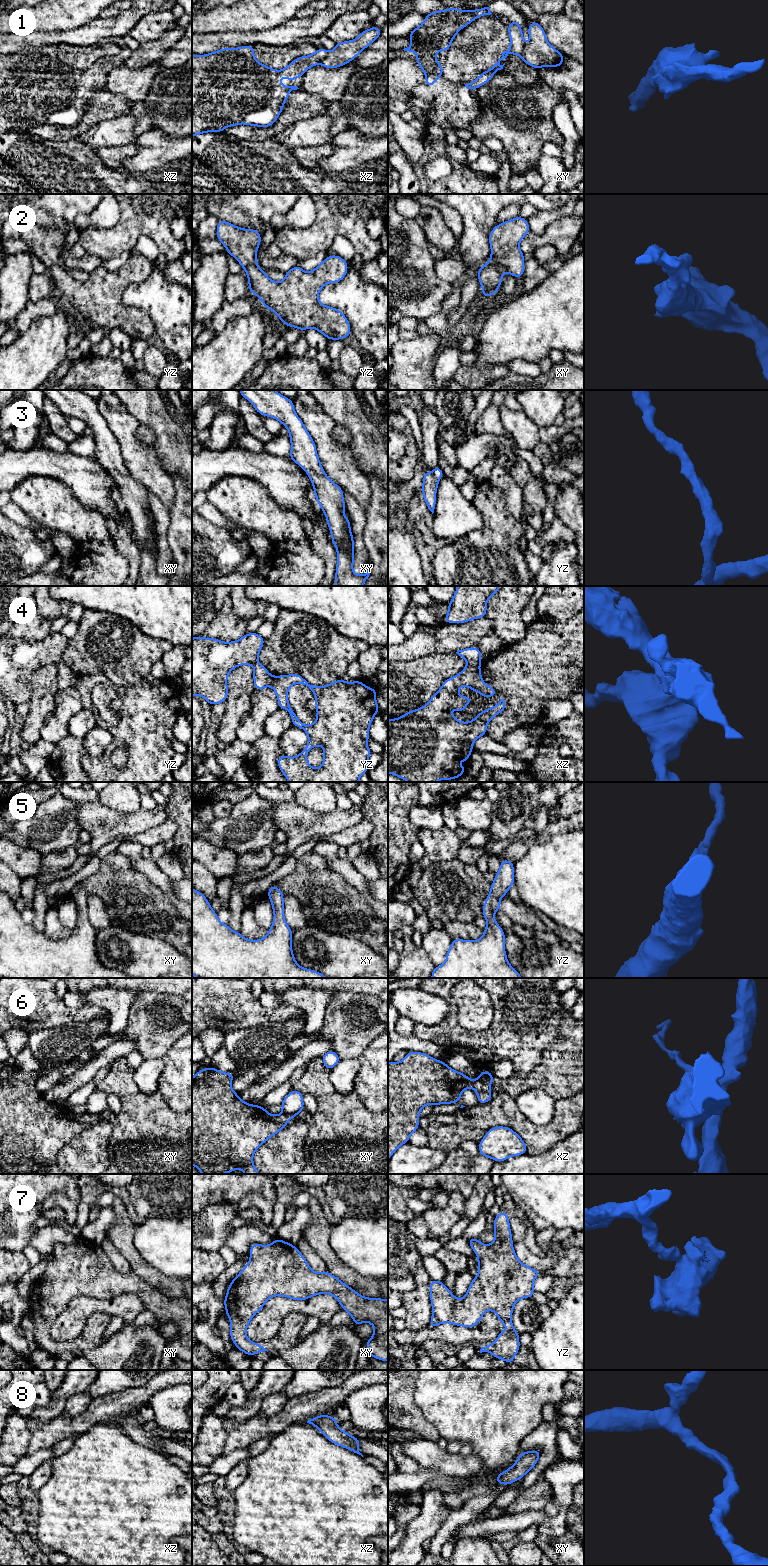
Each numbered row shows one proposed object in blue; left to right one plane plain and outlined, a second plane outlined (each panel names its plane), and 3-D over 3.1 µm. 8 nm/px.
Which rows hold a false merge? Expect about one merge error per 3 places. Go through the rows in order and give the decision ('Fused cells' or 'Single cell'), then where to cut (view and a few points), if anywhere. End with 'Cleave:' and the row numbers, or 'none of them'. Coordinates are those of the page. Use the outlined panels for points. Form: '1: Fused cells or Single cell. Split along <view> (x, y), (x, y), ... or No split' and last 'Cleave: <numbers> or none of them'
1: Fused cells. Split along xz (328, 52), (320, 62)
2: Single cell. No split
3: Single cell. No split
4: Fused cells. Split along xz (467, 665), (479, 666)
5: Single cell. No split
6: Fused cells. Split along xz (478, 1077), (481, 1081), (489, 1084)
7: Single cell. No split
8: Single cell. No split
Cleave: 1, 4, 6

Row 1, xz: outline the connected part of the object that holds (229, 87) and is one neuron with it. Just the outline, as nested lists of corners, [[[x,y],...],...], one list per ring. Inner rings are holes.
[[[252,45],[238,48],[223,48],[205,55],[192,55],[192,137],[208,132],[224,132],[224,129],[239,124],[267,128],[274,124],[281,114],[289,93],[297,86],[281,86],[280,76],[296,80],[307,69],[320,64],[327,55],[325,48],[318,48],[309,56],[300,56],[281,70],[270,68],[254,58]]]

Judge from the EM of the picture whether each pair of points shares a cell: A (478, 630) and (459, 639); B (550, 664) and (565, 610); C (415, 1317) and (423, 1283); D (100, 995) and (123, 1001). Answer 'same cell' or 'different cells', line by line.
A: same cell
B: different cells
C: same cell
D: same cell

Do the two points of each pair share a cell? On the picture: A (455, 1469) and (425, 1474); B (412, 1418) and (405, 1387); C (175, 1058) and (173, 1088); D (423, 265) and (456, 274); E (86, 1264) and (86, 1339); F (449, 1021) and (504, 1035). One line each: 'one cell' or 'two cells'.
A: two cells
B: one cell
C: one cell
D: two cells
E: one cell
F: one cell

